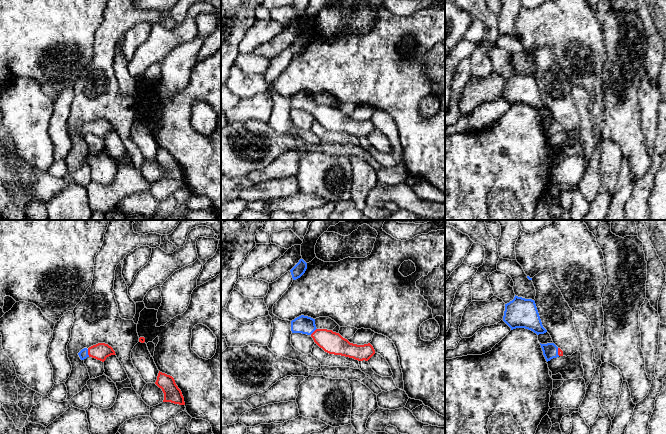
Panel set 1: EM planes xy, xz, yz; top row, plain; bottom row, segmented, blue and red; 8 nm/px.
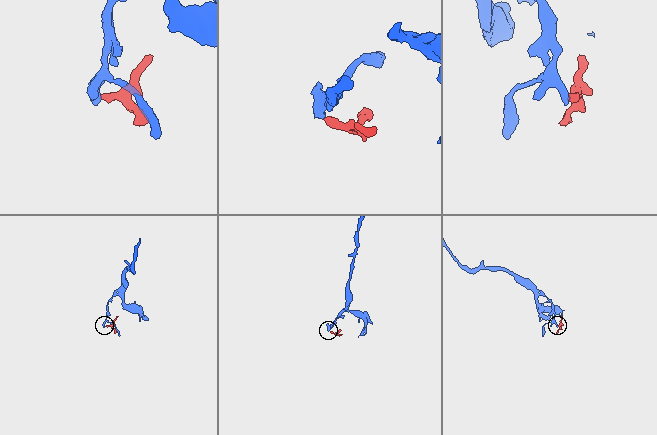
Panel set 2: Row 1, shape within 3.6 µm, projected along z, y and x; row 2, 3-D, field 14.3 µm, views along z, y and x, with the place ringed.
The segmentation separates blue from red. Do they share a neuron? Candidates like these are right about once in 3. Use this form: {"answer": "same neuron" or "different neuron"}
{"answer": "same neuron"}

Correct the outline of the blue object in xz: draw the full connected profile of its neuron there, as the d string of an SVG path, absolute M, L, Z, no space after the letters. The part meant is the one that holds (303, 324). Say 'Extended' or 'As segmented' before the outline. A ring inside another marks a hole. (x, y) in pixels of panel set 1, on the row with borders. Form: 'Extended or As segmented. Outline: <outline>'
Extended. Outline: M301 315L292 320L291 331L310 335L314 342L329 354L341 355L358 361L368 361L375 354L370 343L353 344L332 330L317 329L315 319L308 316Z

